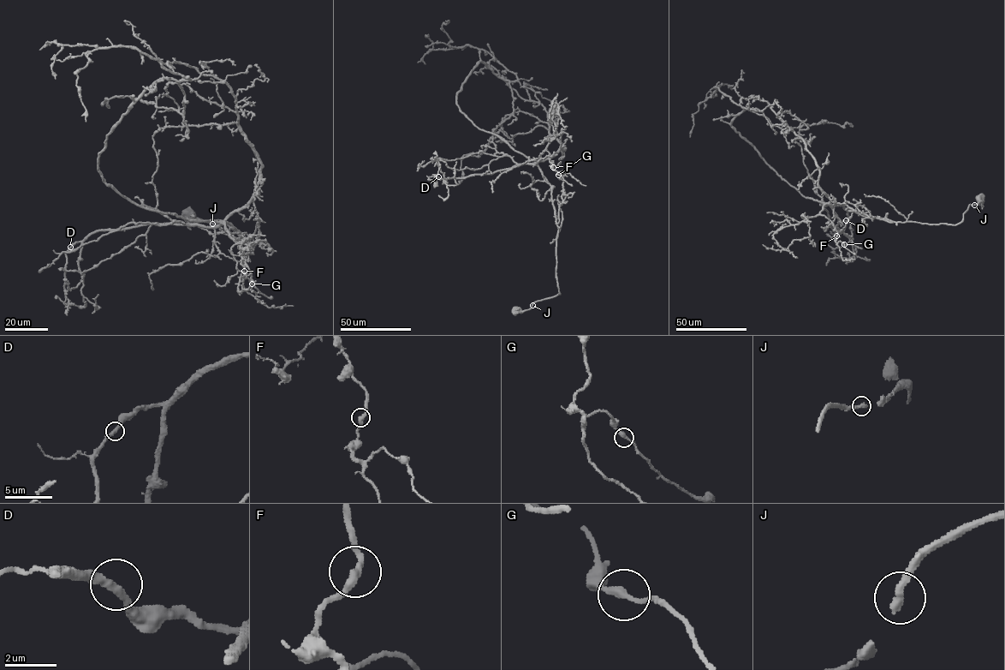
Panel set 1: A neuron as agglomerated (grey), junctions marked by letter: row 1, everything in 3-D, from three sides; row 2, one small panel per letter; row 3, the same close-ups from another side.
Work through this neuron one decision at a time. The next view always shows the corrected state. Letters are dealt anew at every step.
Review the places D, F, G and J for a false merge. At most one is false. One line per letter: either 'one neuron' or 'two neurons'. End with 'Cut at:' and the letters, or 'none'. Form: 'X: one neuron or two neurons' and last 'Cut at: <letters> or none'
D: one neuron
F: one neuron
G: one neuron
J: one neuron
Cut at: none

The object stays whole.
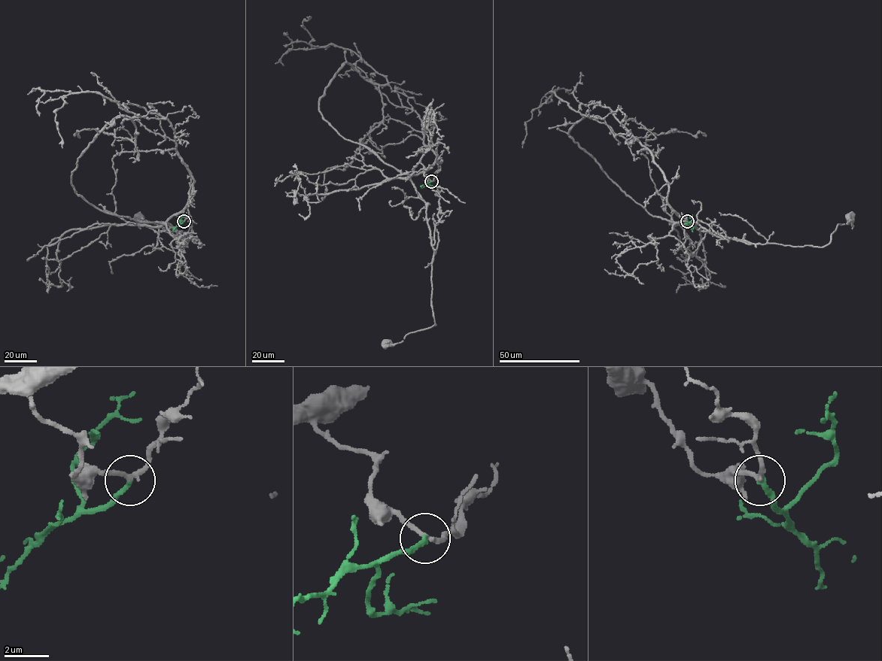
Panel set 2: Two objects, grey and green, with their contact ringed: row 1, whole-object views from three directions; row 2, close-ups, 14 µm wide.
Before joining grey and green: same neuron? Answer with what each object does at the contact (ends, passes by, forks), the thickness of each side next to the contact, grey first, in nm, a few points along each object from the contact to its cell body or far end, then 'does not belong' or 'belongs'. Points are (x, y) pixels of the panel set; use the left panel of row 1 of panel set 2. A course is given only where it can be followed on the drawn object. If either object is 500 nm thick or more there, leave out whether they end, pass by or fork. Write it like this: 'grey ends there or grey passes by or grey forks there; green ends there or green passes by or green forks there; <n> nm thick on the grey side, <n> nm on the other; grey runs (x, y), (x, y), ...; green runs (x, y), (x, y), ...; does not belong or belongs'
grey passes by; green ends there; 200 nm thick on the grey side, 240 nm on the other; grey runs (184, 221), (174, 214), (162, 224), (169, 223), (178, 231), (185, 247), (185, 234), (167, 225), (139, 219); green runs (184, 221), (174, 228), (174, 226); does not belong

